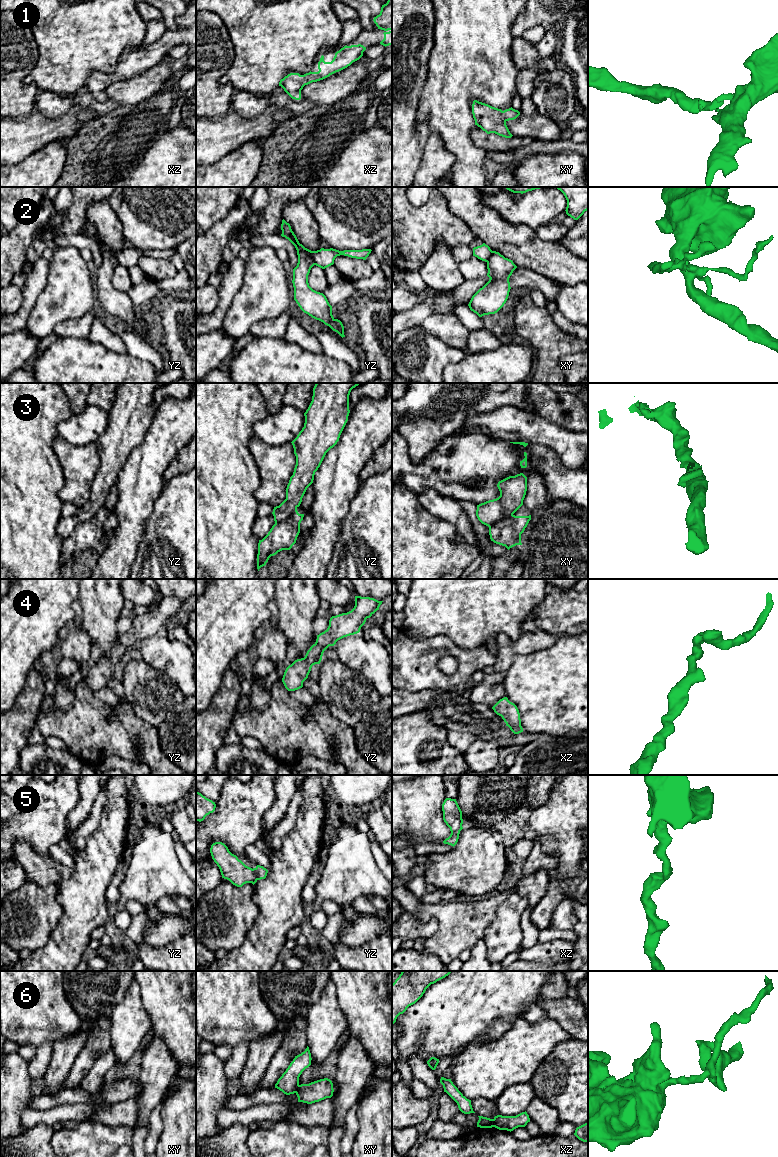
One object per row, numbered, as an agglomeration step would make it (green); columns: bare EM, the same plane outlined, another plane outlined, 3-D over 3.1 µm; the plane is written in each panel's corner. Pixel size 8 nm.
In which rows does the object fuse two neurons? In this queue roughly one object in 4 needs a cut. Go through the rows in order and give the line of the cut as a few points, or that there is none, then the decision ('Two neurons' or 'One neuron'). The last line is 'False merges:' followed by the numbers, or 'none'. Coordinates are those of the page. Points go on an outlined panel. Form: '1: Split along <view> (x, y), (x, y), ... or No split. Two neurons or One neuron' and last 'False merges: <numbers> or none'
1: No split. One neuron
2: Split along yz (297, 252), (303, 252), (315, 264). Two neurons
3: Split along yz (296, 508), (288, 517), (275, 523). Two neurons
4: No split. One neuron
5: No split. One neuron
6: Split along xy (299, 1085), (295, 1092). Two neurons
False merges: 2, 3, 6

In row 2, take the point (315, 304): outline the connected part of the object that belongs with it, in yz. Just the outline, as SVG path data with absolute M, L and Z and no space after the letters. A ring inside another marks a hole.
M297 253L298 263L293 269L294 300L300 309L312 318L323 322L342 338L344 326L342 322L332 315L332 306L323 293L313 290L308 283L308 275L315 265L313 260L305 253Z

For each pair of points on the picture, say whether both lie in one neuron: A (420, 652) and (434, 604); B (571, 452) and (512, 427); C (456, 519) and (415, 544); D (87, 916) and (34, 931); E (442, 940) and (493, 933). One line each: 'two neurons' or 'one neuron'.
A: two neurons
B: one neuron
C: two neurons
D: two neurons
E: two neurons

